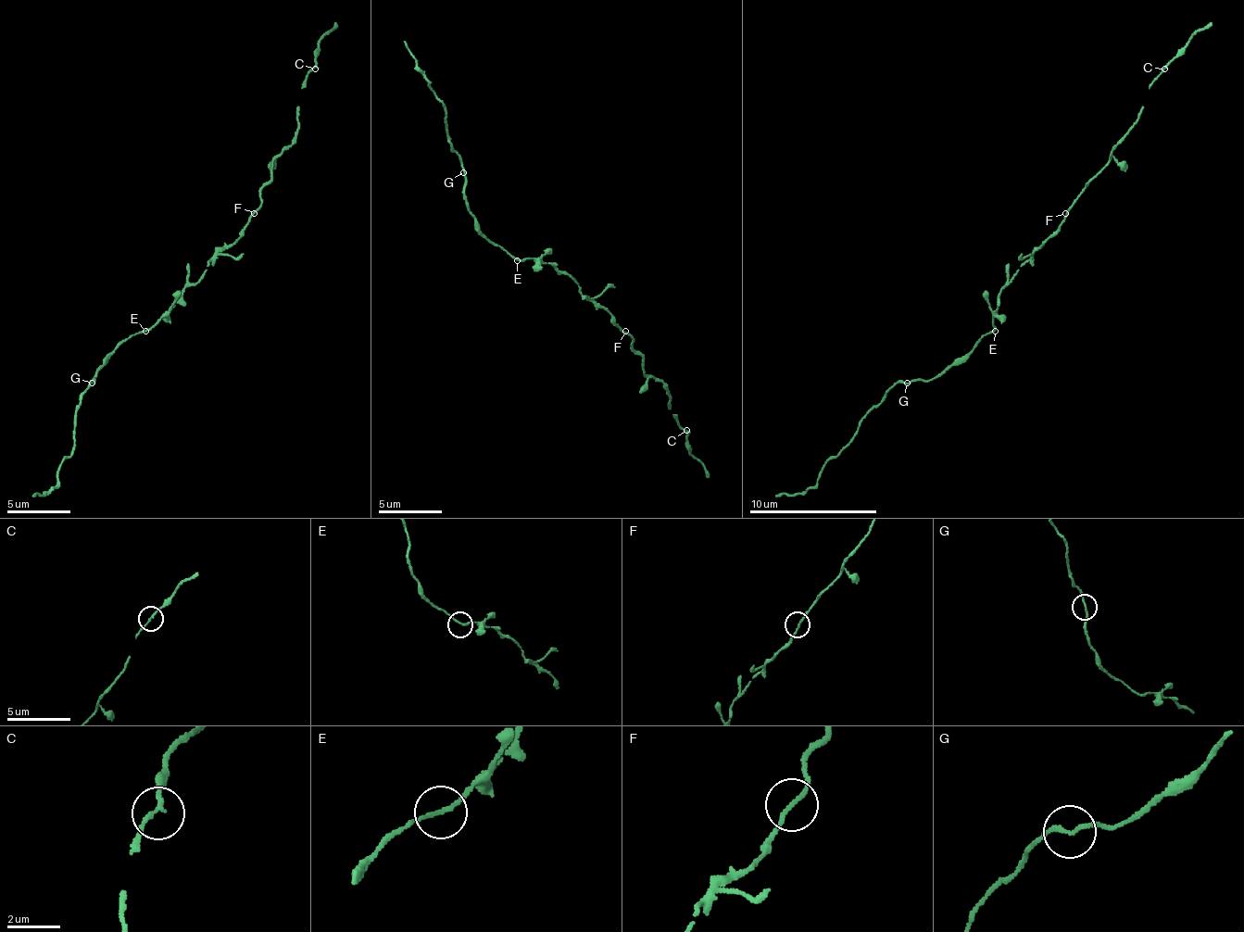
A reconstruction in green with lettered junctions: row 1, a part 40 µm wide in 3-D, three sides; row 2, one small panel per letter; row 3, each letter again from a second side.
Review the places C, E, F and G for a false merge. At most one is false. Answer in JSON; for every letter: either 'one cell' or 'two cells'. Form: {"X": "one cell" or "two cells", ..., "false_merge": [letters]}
{"C": "one cell", "E": "one cell", "F": "one cell", "G": "one cell", "false_merge": []}

